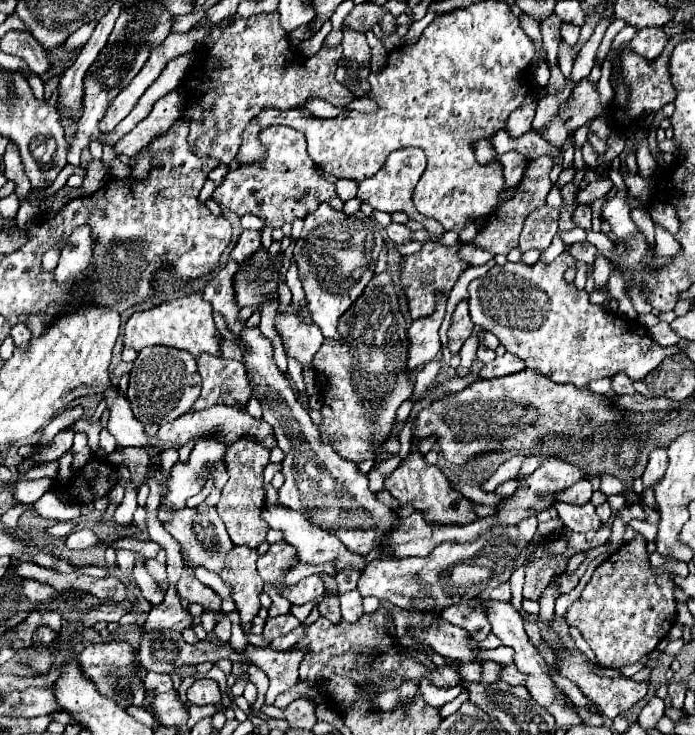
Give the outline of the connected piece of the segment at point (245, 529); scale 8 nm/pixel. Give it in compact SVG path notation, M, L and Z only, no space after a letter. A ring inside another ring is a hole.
M239 440L237 444L231 444L227 448L225 464L227 464L229 480L227 480L221 500L215 508L221 516L221 520L225 522L233 544L245 544L249 548L257 548L269 532L269 524L265 524L265 520L261 520L261 508L265 506L263 470L269 464L269 458L271 458L271 450L257 448L257 444L249 444L249 440Z

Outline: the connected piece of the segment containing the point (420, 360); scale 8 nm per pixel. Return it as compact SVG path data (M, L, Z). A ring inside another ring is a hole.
M445 294L437 296L437 312L433 316L429 316L429 320L415 320L411 324L411 328L407 330L409 352L407 352L405 374L411 374L413 370L431 362L437 356L437 352L441 350L439 326L443 322L445 306L447 306Z

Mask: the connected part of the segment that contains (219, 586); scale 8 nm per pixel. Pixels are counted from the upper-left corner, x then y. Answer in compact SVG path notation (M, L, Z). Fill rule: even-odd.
M199 567L195 572L195 576L200 582L213 589L219 596L230 597L231 589L217 574L209 572L204 567Z

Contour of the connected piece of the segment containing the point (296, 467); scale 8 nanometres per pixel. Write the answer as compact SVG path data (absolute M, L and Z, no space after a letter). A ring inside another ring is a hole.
M229 260L215 278L207 280L203 298L213 306L215 312L225 318L227 328L237 336L237 344L243 352L247 380L251 384L253 396L263 408L263 420L269 422L273 430L277 430L277 446L287 454L281 470L285 474L285 484L279 488L279 504L297 510L303 516L309 516L309 522L317 524L321 530L327 530L331 536L337 536L349 550L365 556L365 552L369 552L369 544L373 544L373 538L377 534L381 536L385 528L391 528L397 516L387 506L383 506L377 496L367 488L367 478L359 474L357 466L353 462L341 460L341 456L321 440L319 428L311 422L309 412L299 404L297 394L285 372L277 368L273 360L271 340L263 336L259 328L247 328L247 322L239 320L241 308L235 302L233 290L235 274L237 264Z

